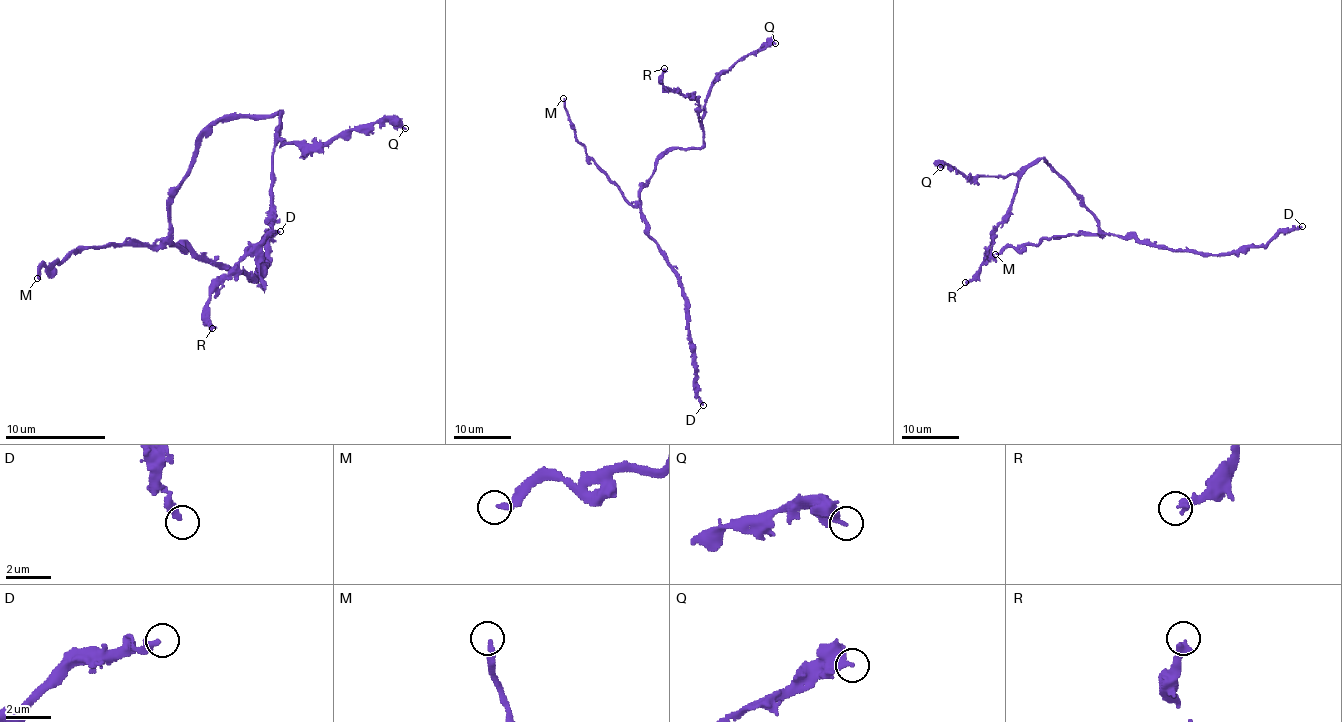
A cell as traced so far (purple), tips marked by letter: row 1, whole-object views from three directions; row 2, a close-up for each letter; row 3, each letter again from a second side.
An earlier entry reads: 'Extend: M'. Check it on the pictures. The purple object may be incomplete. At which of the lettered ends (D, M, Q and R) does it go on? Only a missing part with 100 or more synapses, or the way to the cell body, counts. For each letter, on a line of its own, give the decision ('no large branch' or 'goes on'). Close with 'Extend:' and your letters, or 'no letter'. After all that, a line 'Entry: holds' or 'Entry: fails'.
D: no large branch
M: goes on
Q: no large branch
R: no large branch
Extend: M
Entry: holds

